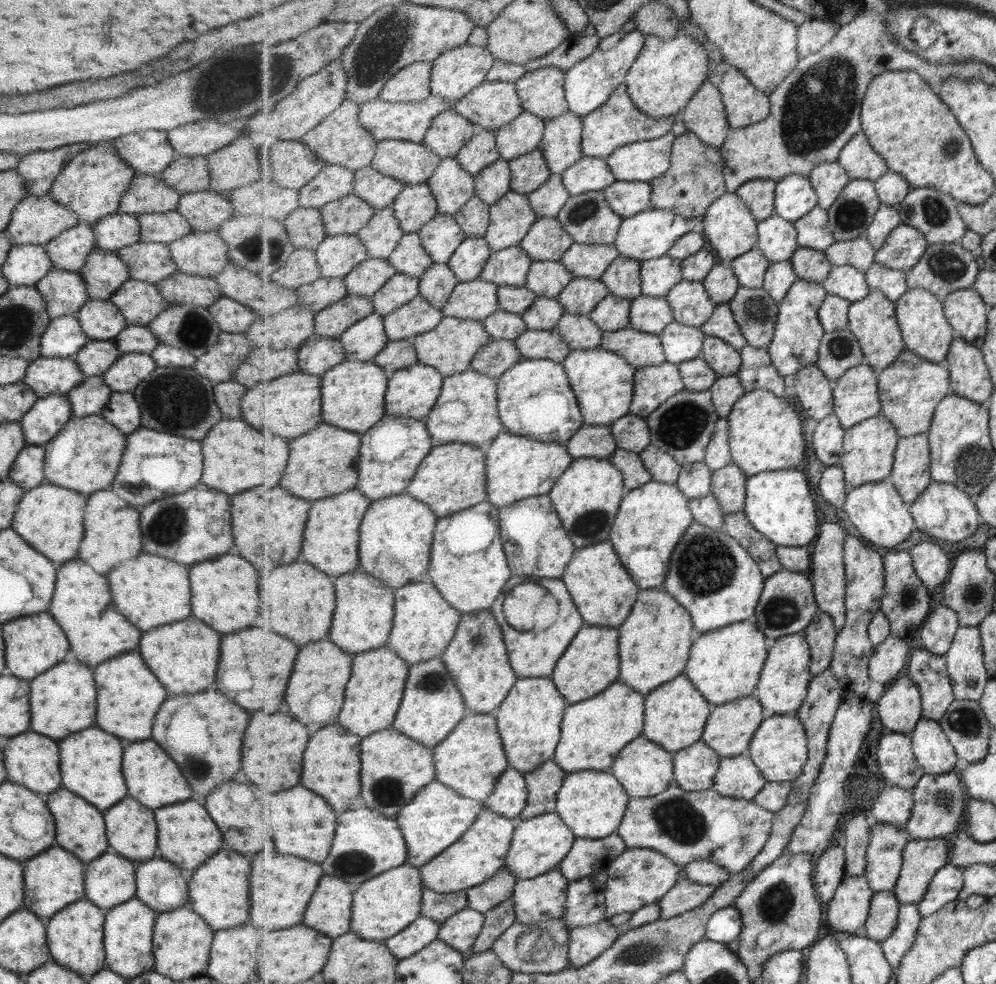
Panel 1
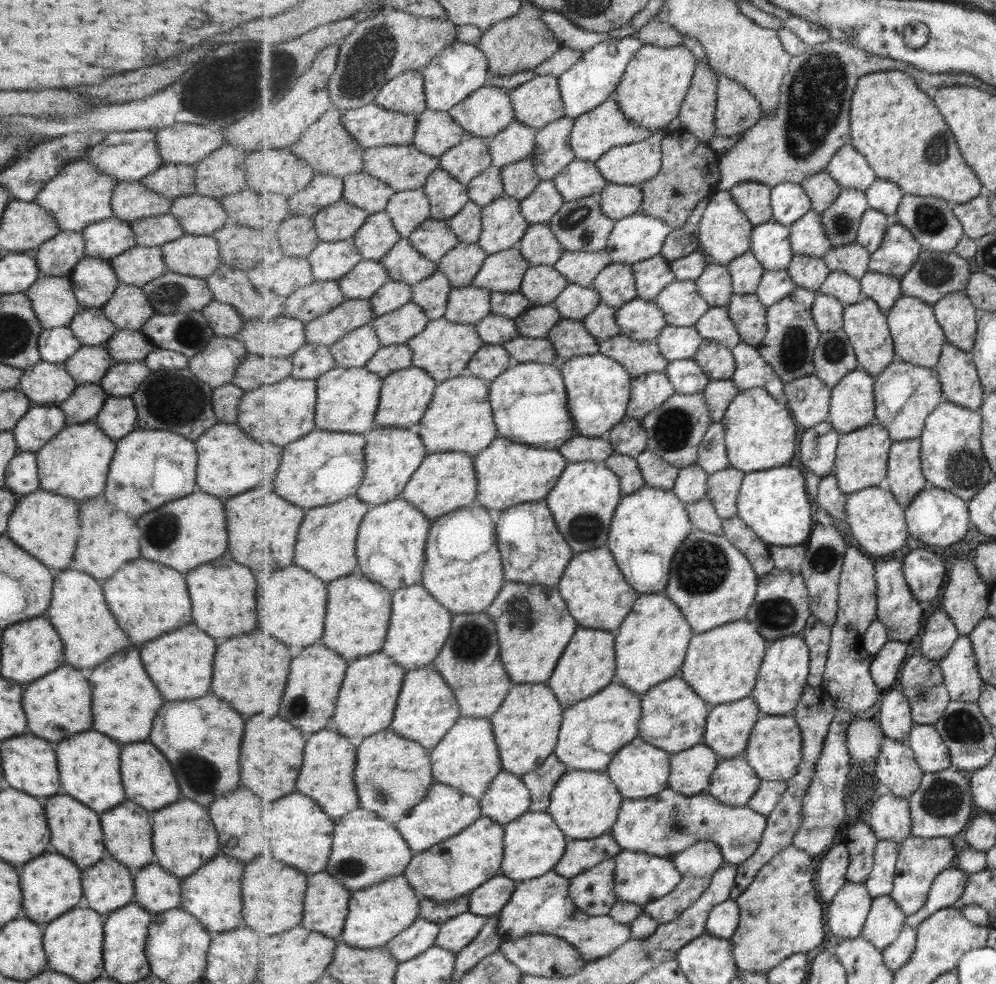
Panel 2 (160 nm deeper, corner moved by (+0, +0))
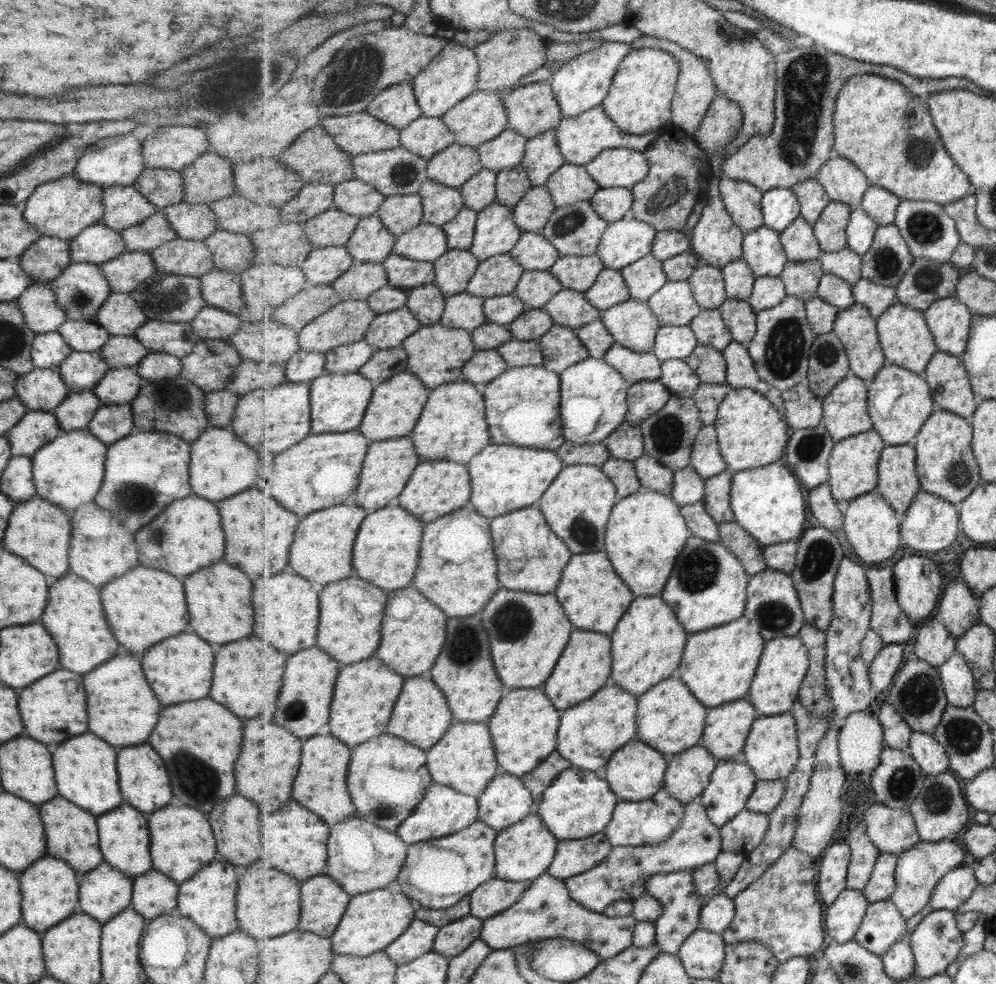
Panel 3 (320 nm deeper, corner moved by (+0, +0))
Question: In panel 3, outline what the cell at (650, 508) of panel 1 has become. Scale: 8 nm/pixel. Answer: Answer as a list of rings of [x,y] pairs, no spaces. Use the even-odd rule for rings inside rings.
[[[642,487],[630,497],[619,500],[612,510],[606,531],[606,552],[610,556],[611,563],[614,564],[614,570],[621,575],[627,586],[631,586],[631,590],[635,590],[635,596],[660,596],[667,588],[676,569],[678,557],[694,536],[687,526],[681,508],[672,496]]]

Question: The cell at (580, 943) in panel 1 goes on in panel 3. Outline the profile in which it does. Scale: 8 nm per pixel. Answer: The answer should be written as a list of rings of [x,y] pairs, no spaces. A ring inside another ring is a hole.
[[[547,872],[532,881],[526,894],[515,906],[485,920],[480,938],[489,943],[491,948],[499,950],[512,949],[541,939],[565,937],[585,944],[604,961],[625,952],[634,944],[637,923],[634,915],[610,917],[589,910],[574,899],[563,879],[553,878]]]

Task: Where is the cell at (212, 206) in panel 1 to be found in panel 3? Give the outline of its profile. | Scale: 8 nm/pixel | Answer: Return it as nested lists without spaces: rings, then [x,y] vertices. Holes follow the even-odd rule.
[[[182,201],[163,207],[166,221],[176,236],[183,240],[203,241],[216,231],[215,215],[208,205]]]

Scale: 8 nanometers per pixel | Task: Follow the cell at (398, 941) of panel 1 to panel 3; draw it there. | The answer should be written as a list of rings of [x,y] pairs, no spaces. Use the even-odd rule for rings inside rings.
[[[415,919],[405,934],[394,940],[384,951],[399,965],[417,960],[434,950],[434,942],[440,931],[439,926]]]

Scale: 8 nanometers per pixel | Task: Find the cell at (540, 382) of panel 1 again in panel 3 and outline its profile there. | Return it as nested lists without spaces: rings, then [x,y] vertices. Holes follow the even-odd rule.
[[[545,366],[508,368],[484,392],[492,442],[557,451],[567,441],[562,423],[562,377]]]

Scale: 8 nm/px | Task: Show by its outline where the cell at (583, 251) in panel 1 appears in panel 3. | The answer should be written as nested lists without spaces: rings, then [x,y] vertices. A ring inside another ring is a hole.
[[[561,256],[549,269],[562,283],[565,289],[588,291],[598,280],[606,266],[602,258],[593,256]]]

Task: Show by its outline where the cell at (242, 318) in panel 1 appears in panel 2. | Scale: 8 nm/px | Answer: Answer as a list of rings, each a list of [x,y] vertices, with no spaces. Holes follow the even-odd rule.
[[[209,301],[200,313],[215,337],[232,337],[244,324],[238,312],[231,306],[217,301]]]

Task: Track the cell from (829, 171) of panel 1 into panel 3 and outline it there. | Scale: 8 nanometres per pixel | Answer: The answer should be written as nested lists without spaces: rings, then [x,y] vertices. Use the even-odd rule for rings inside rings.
[[[814,179],[796,185],[792,190],[798,196],[799,202],[802,203],[802,213],[800,215],[814,225],[822,216],[826,206],[831,202],[825,187]]]

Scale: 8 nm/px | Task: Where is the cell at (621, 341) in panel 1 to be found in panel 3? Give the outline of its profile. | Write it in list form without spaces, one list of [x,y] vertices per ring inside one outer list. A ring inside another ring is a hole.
[[[615,343],[603,358],[621,371],[630,386],[641,381],[659,381],[662,377],[662,359],[652,352],[638,352]]]

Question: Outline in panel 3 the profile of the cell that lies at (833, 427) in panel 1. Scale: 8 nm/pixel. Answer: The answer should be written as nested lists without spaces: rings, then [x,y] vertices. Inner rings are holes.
[[[827,427],[796,429],[786,446],[784,462],[810,492],[830,480],[830,458],[836,445]]]

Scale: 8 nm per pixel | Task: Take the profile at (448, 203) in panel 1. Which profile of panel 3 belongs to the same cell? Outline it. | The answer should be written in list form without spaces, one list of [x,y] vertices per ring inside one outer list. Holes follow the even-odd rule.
[[[430,179],[422,186],[418,194],[423,197],[424,217],[422,222],[429,222],[437,226],[443,226],[453,221],[458,216],[459,211],[466,206],[466,199],[461,190]]]

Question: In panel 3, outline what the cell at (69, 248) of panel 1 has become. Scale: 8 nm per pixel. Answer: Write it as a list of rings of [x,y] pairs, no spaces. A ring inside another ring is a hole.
[[[40,236],[35,242],[32,242],[18,256],[16,262],[19,268],[30,278],[31,283],[46,282],[59,276],[61,271],[70,264],[68,240],[59,240],[58,238]]]

